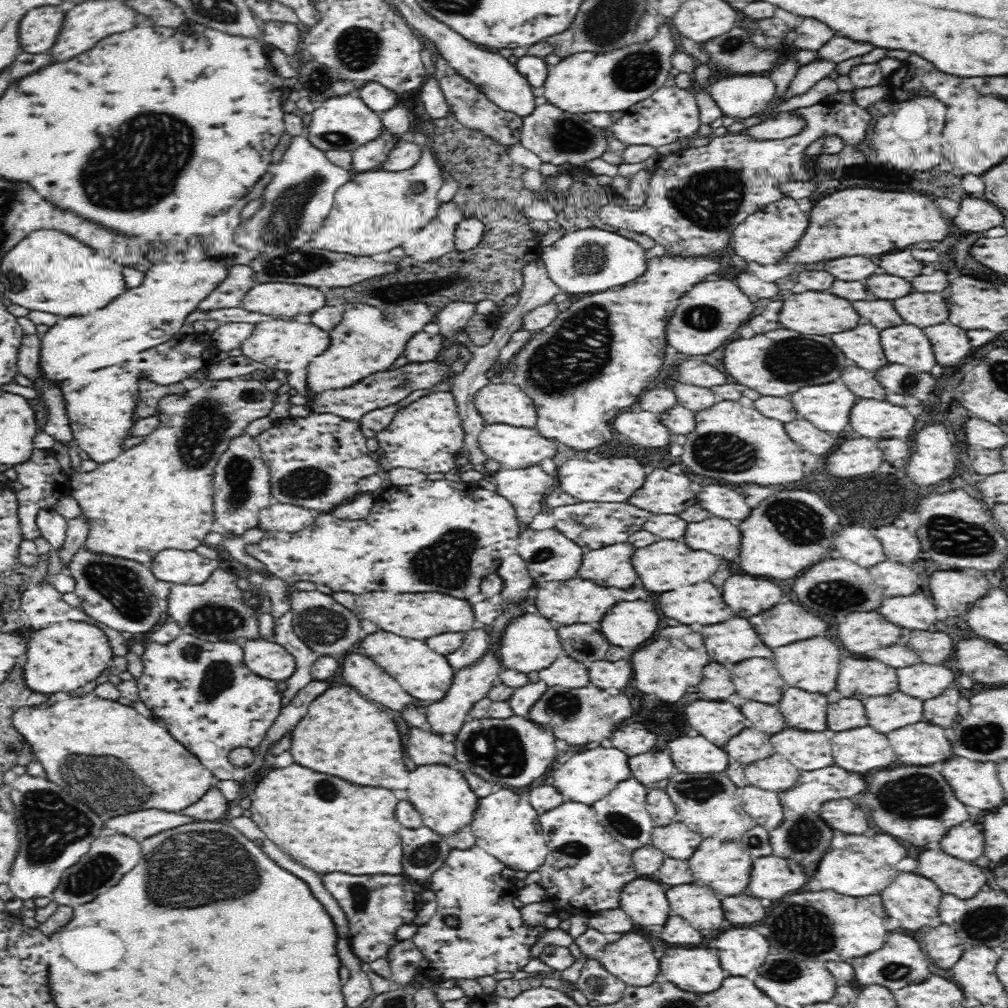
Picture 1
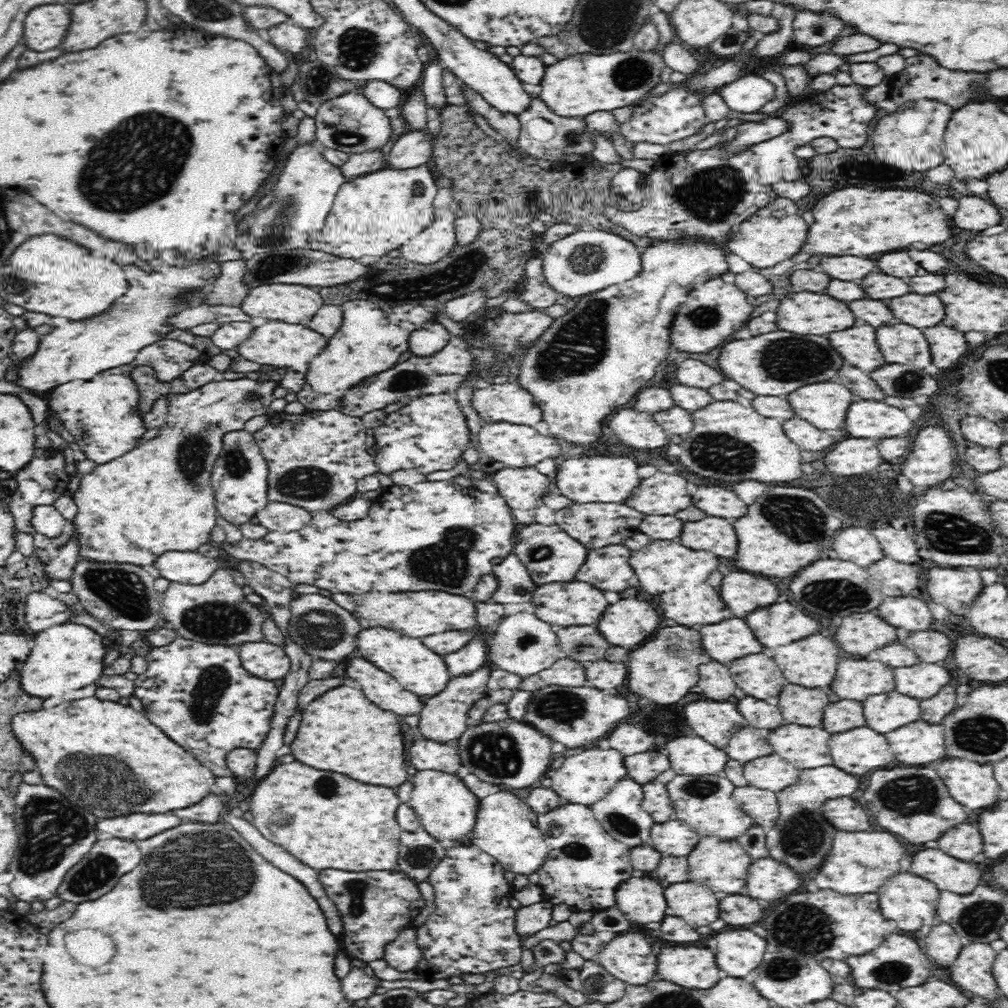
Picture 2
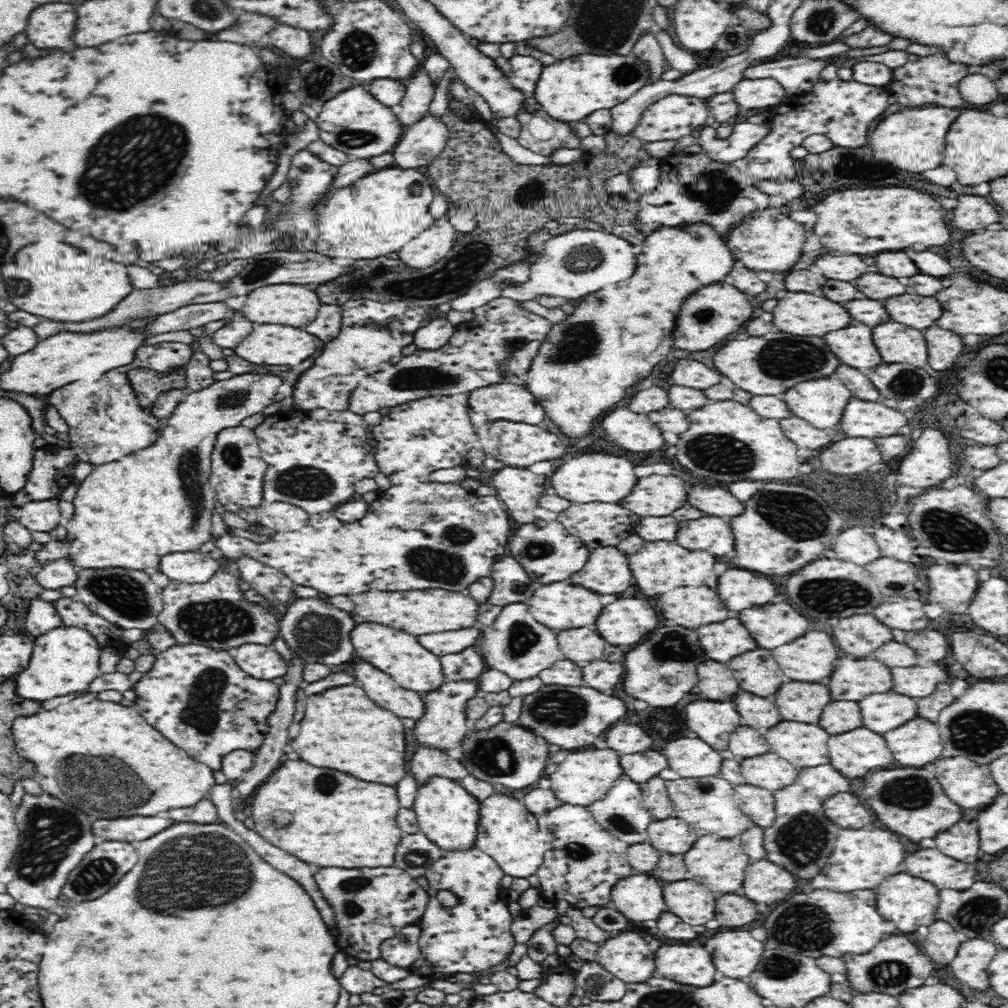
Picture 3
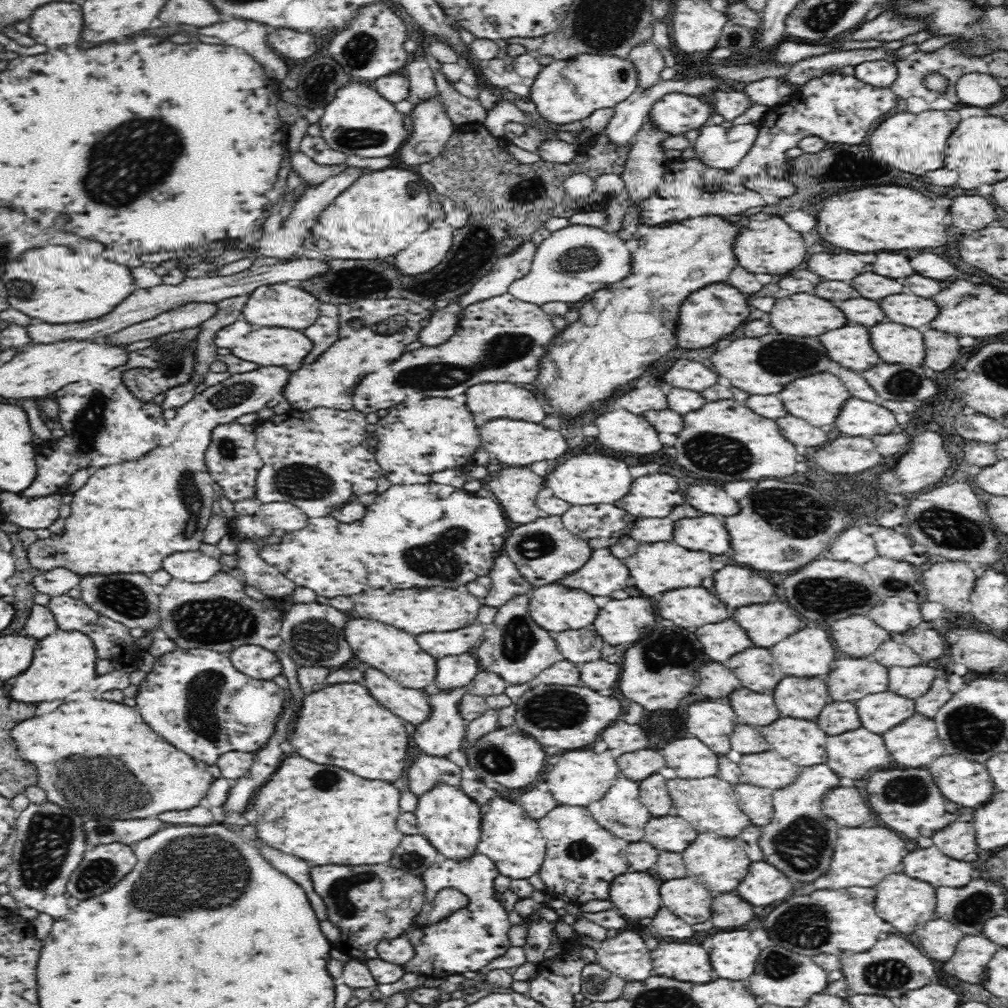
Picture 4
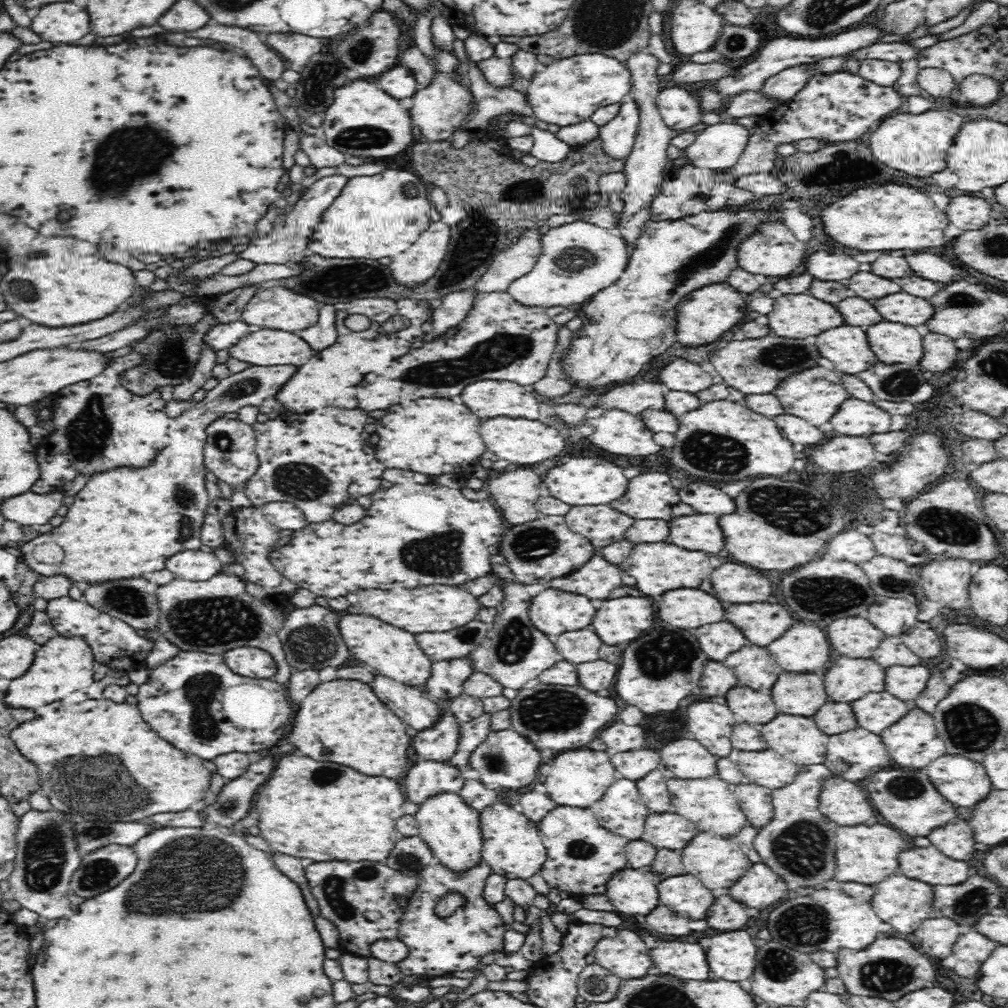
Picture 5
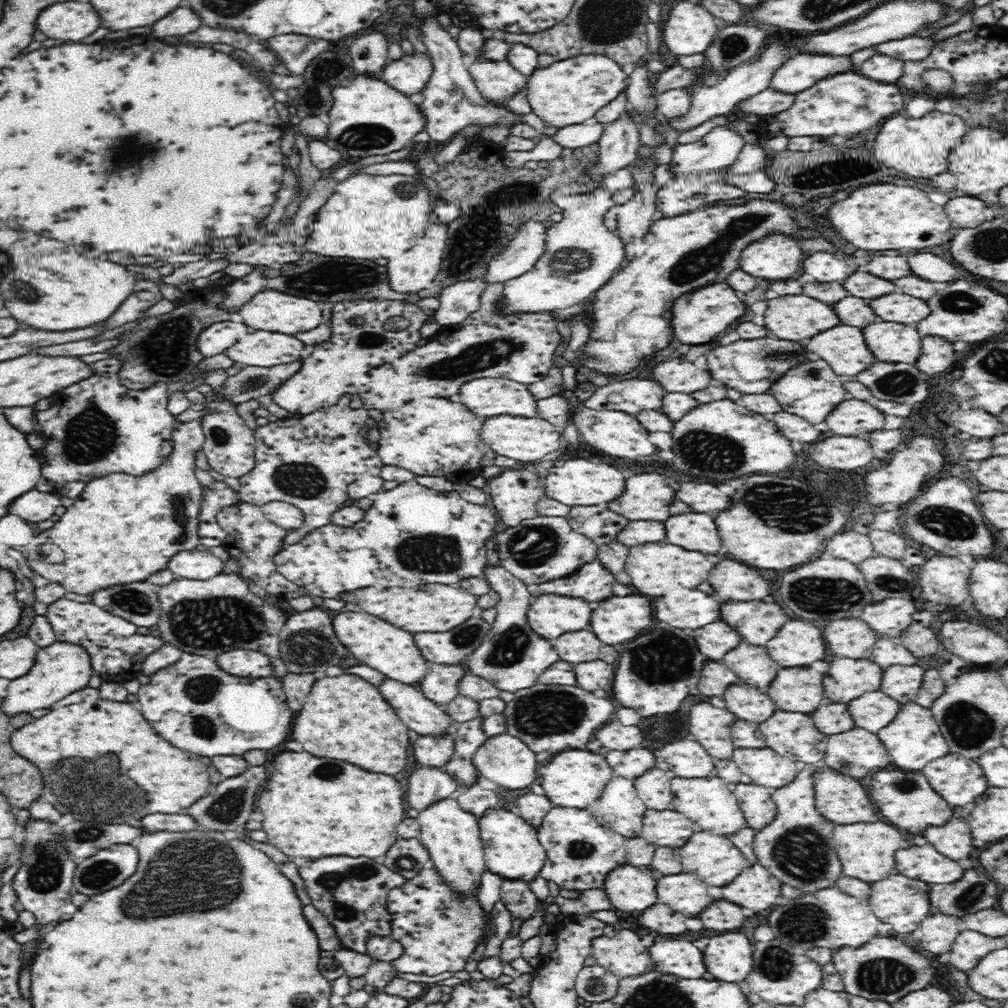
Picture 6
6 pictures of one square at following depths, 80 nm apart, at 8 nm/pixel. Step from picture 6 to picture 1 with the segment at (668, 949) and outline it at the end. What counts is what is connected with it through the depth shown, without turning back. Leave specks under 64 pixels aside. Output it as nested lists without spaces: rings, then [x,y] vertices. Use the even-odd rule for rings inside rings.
[[[670,948],[662,958],[659,982],[670,982],[684,992],[710,994],[722,988],[726,980],[720,960],[710,950],[702,948]]]

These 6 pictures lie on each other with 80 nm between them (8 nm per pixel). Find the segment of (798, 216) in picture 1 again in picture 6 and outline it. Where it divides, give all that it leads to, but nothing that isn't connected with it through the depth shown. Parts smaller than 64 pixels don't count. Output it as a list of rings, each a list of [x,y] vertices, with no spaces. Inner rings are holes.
[[[774,231],[749,242],[742,249],[740,268],[748,274],[764,279],[784,280],[800,268],[801,241],[786,233]]]

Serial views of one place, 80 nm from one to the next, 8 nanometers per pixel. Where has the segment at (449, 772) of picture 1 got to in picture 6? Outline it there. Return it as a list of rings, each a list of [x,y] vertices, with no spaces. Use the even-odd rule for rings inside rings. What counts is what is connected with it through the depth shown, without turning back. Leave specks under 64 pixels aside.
[[[453,796],[432,802],[419,811],[415,818],[421,826],[419,838],[432,857],[432,866],[438,873],[452,883],[460,893],[478,890],[481,876],[485,870],[485,858],[479,818],[467,811]]]

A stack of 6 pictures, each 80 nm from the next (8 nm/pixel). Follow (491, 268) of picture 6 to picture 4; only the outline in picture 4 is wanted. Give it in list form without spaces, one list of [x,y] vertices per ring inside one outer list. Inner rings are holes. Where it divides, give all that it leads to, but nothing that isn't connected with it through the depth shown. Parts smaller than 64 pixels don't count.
[[[528,240],[516,252],[512,252],[508,256],[500,256],[492,270],[473,284],[466,294],[459,297],[457,302],[459,306],[463,310],[470,304],[484,302],[494,296],[506,294],[512,282],[524,278],[529,273],[536,252],[537,245],[532,240]]]

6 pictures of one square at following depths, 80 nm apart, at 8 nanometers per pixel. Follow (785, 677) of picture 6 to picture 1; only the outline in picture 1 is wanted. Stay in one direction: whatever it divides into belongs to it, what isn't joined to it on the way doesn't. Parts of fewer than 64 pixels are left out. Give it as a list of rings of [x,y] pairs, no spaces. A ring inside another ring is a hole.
[[[788,688],[783,694],[782,700],[778,704],[779,709],[785,718],[787,728],[805,730],[805,732],[829,732],[828,720],[828,700],[822,694],[806,694],[796,688]]]

